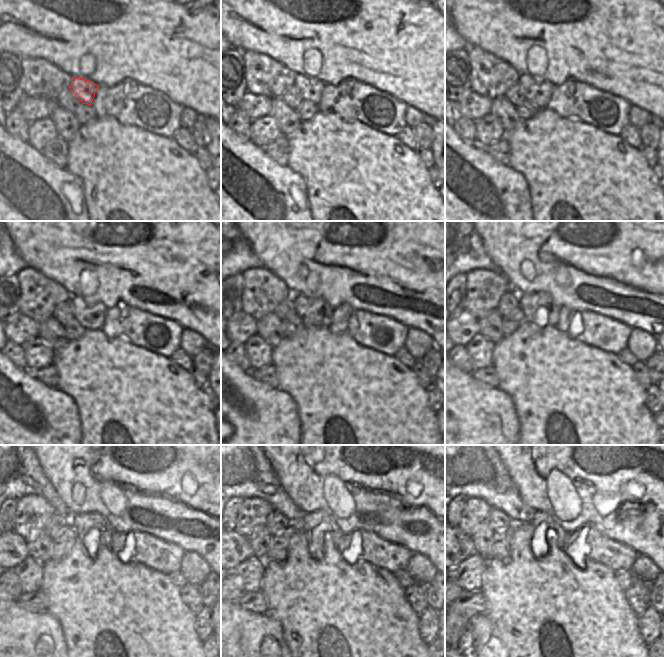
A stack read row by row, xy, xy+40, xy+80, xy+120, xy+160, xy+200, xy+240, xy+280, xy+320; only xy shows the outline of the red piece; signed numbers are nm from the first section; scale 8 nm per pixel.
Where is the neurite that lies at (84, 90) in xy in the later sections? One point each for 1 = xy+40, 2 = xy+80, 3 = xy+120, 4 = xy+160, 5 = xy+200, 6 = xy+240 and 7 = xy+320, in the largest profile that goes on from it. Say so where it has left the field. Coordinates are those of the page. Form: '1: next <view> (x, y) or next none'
1: next xy+40 (310, 89)
2: next xy+80 (538, 92)
3: next xy+120 (91, 316)
4: next xy+160 (314, 312)
5: next xy+200 (529, 303)
6: next xy+240 (82, 523)
7: next xy+320 (539, 518)

